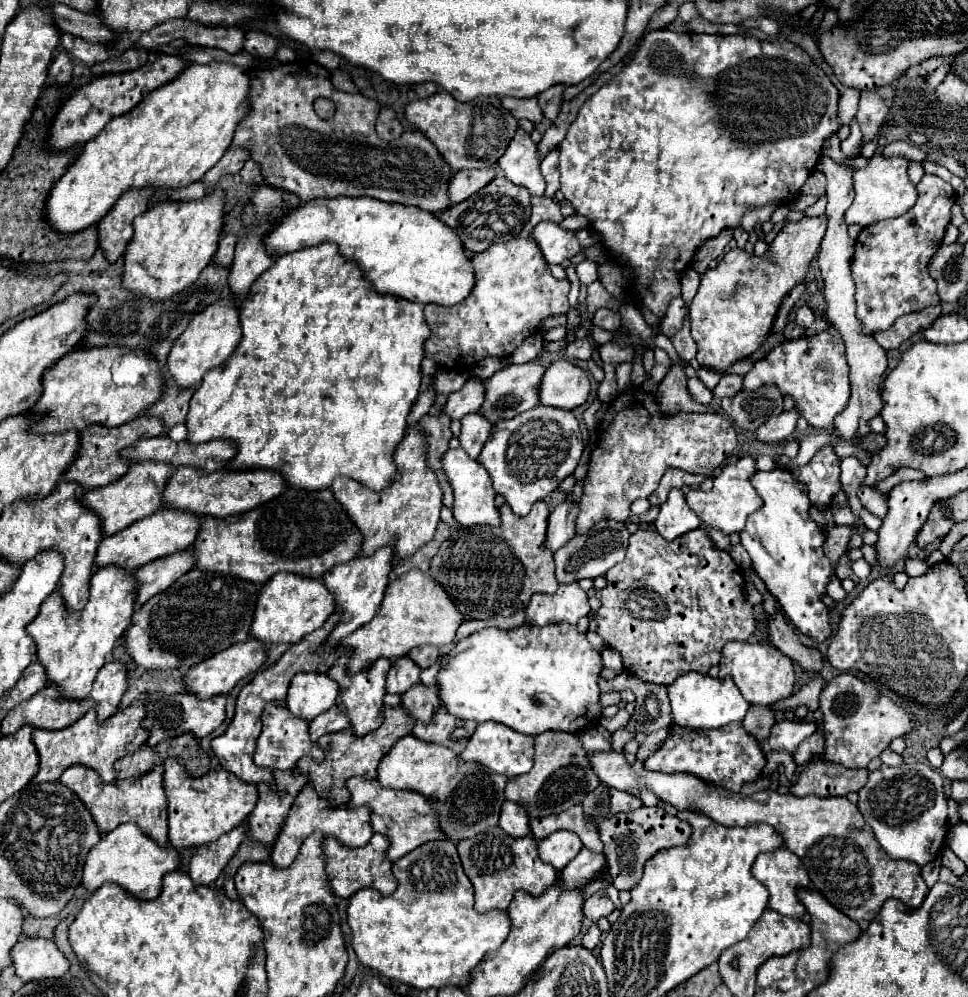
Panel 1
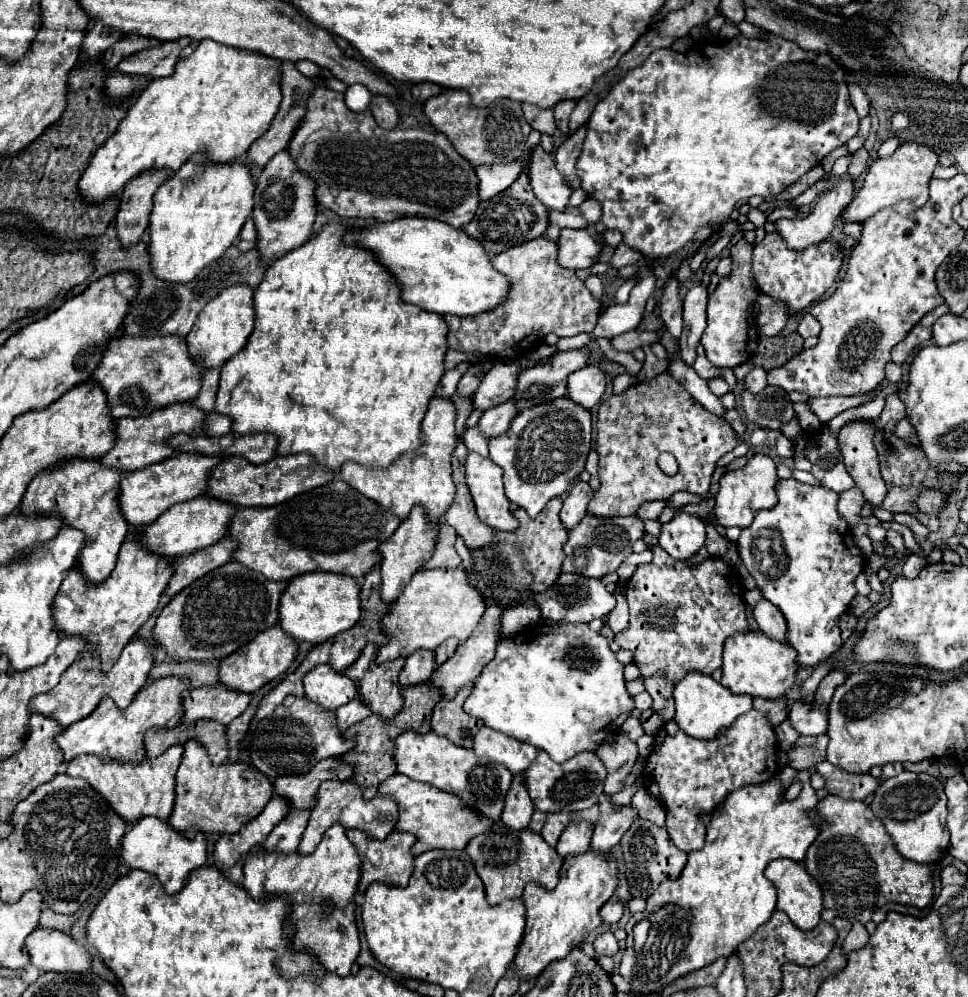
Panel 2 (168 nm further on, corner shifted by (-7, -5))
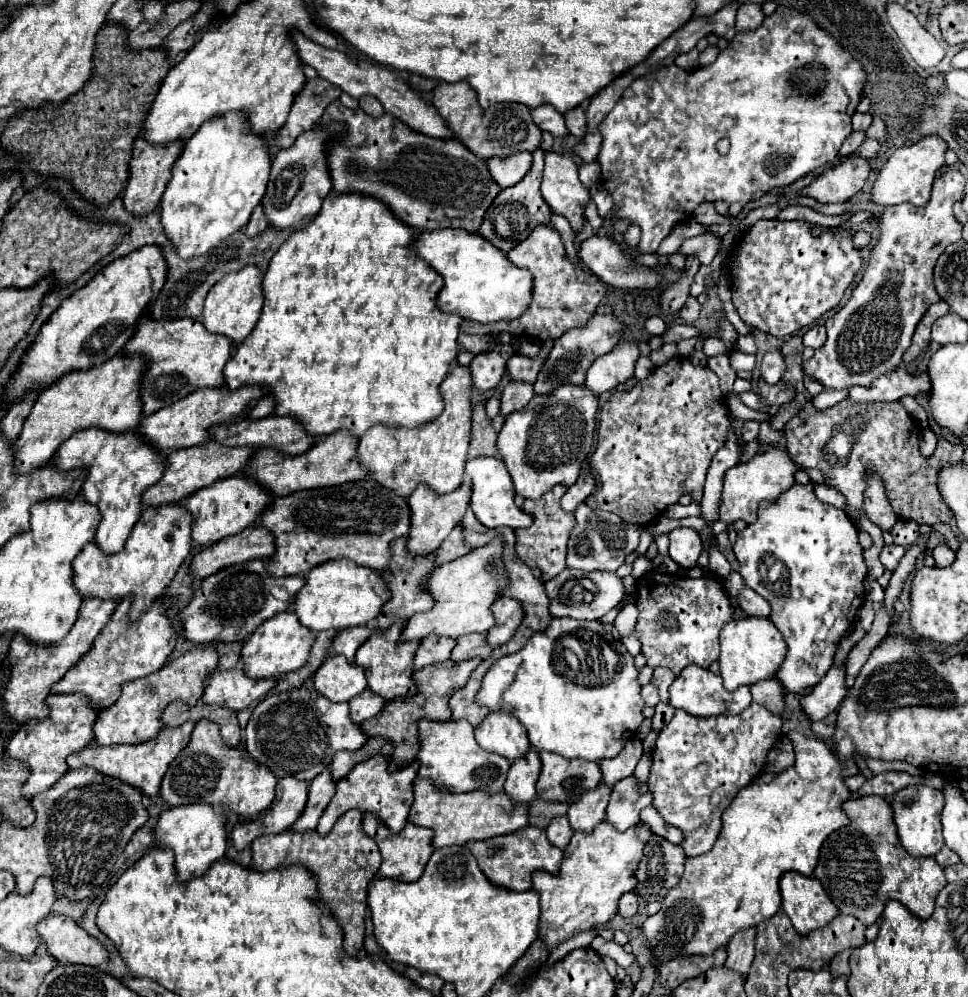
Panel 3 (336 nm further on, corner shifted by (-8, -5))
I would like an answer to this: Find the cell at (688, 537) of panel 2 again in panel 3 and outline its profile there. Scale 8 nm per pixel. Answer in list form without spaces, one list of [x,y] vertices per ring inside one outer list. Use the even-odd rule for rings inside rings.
[[[680,527],[670,531],[670,547],[668,555],[672,557],[674,563],[678,563],[682,569],[692,569],[698,565],[698,557],[702,553],[702,543],[700,535],[694,529]]]

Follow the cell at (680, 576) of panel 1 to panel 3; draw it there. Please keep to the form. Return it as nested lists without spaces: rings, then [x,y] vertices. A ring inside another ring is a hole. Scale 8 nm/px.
[[[654,569],[638,583],[636,605],[640,609],[636,631],[640,633],[642,653],[646,655],[650,667],[668,667],[678,675],[690,663],[708,667],[718,659],[718,633],[722,625],[732,619],[730,599],[718,577],[710,575],[674,581],[668,573]]]

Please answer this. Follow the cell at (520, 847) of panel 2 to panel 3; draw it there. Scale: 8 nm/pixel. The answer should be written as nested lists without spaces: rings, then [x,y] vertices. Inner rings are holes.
[[[524,827],[524,829],[518,829],[516,833],[500,835],[500,837],[492,837],[492,839],[484,839],[484,841],[470,841],[468,849],[476,857],[480,869],[486,873],[486,877],[492,883],[506,887],[510,891],[530,889],[532,887],[530,877],[532,877],[532,871],[536,871],[536,869],[542,869],[548,873],[558,873],[563,859],[563,851],[554,847],[546,839],[546,831],[538,829],[538,827]],[[528,833],[542,833],[542,835],[538,835],[536,839],[530,839]]]

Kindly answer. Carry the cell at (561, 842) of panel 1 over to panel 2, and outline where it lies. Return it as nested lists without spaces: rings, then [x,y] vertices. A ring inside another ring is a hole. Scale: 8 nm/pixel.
[[[587,821],[571,823],[563,835],[555,851],[559,857],[567,857],[561,867],[559,883],[555,889],[547,891],[535,883],[529,883],[523,891],[523,903],[527,909],[527,925],[525,935],[517,947],[513,963],[507,967],[507,977],[521,977],[527,981],[531,977],[539,977],[541,971],[555,959],[567,957],[579,943],[601,925],[599,909],[613,895],[617,887],[617,865],[611,855],[595,855],[589,849],[589,841],[593,835],[593,827]],[[587,851],[587,853],[585,853]],[[583,853],[583,855],[581,855]],[[577,855],[577,857],[569,857]]]

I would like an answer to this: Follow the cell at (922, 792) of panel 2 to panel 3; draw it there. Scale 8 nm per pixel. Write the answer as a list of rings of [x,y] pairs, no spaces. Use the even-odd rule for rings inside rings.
[[[912,785],[894,793],[892,809],[894,809],[896,827],[898,827],[898,837],[910,855],[934,857],[944,847],[942,823],[940,823],[942,807],[944,807],[944,795],[938,789],[932,789],[928,785]]]

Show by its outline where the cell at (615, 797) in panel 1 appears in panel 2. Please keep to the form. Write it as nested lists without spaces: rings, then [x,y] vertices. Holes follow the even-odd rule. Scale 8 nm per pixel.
[[[639,789],[633,795],[631,805],[639,813],[641,819],[649,819],[657,825],[665,825],[665,807],[661,805],[661,801],[657,801],[653,795],[649,795],[649,791]]]

